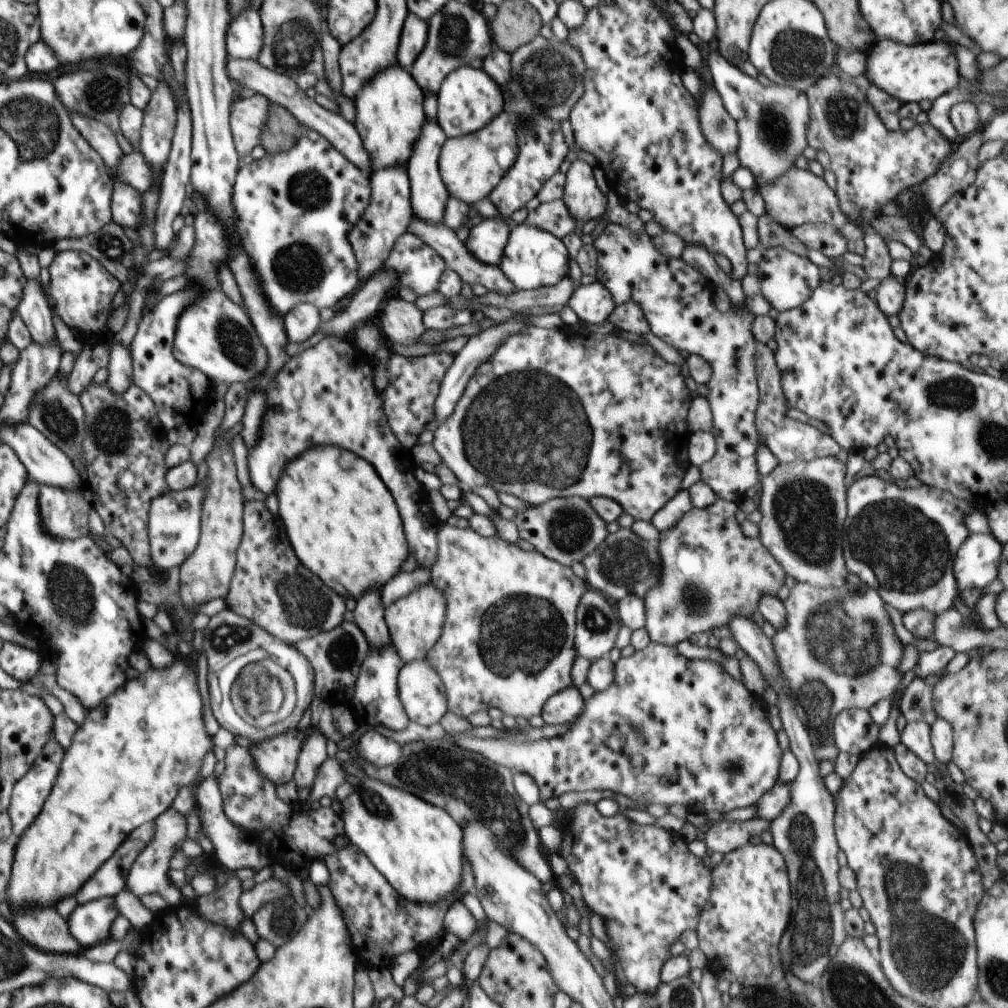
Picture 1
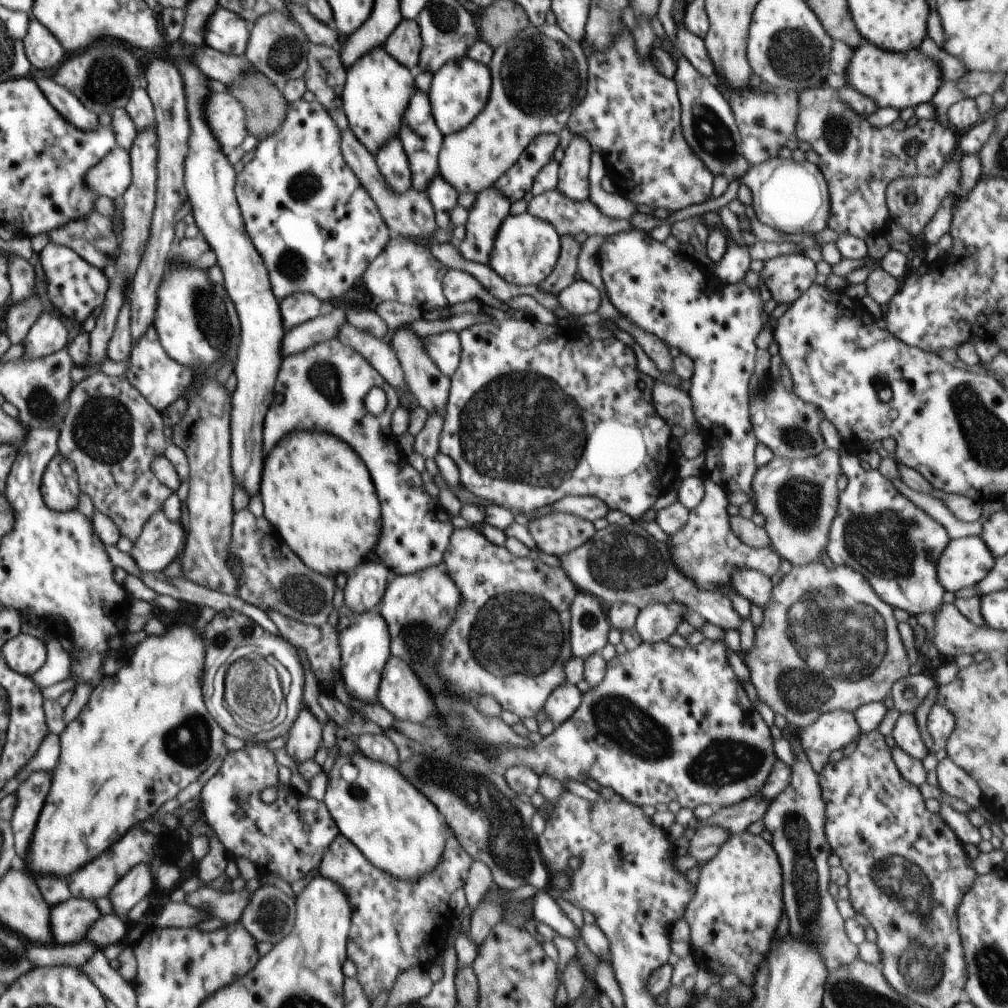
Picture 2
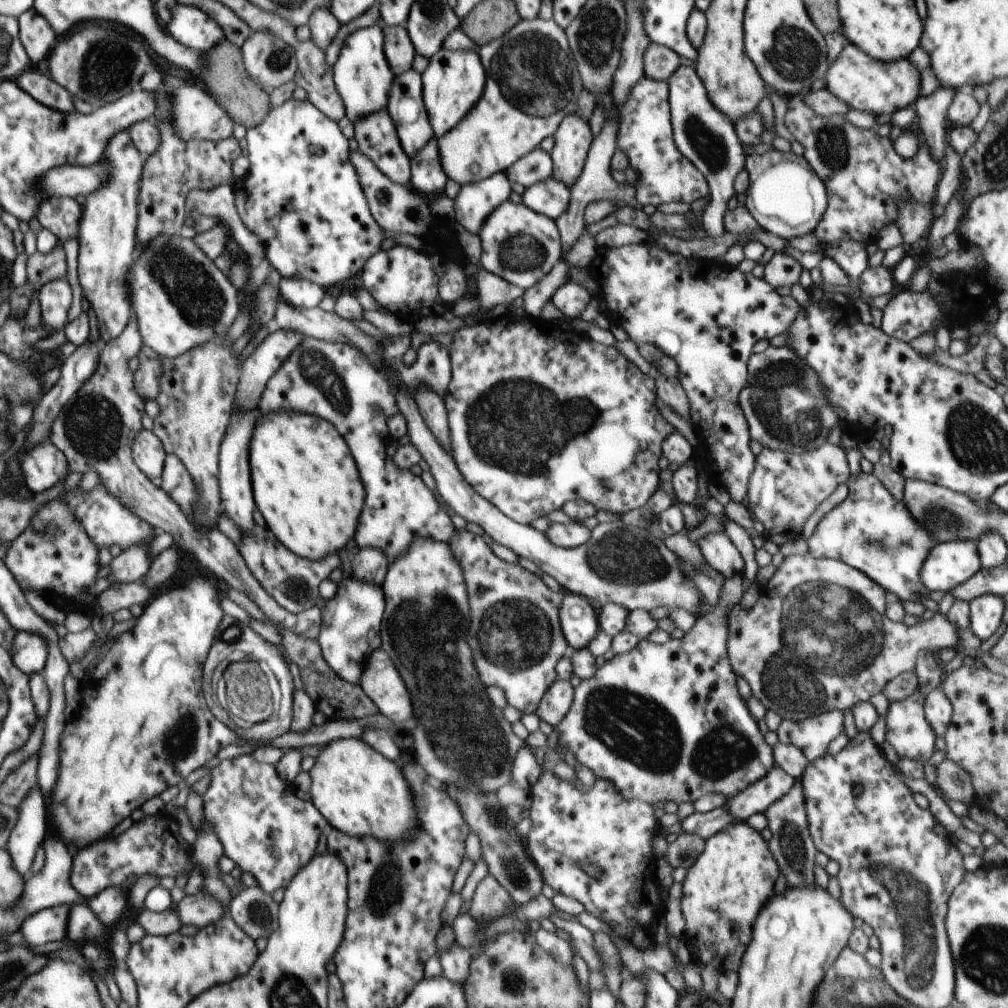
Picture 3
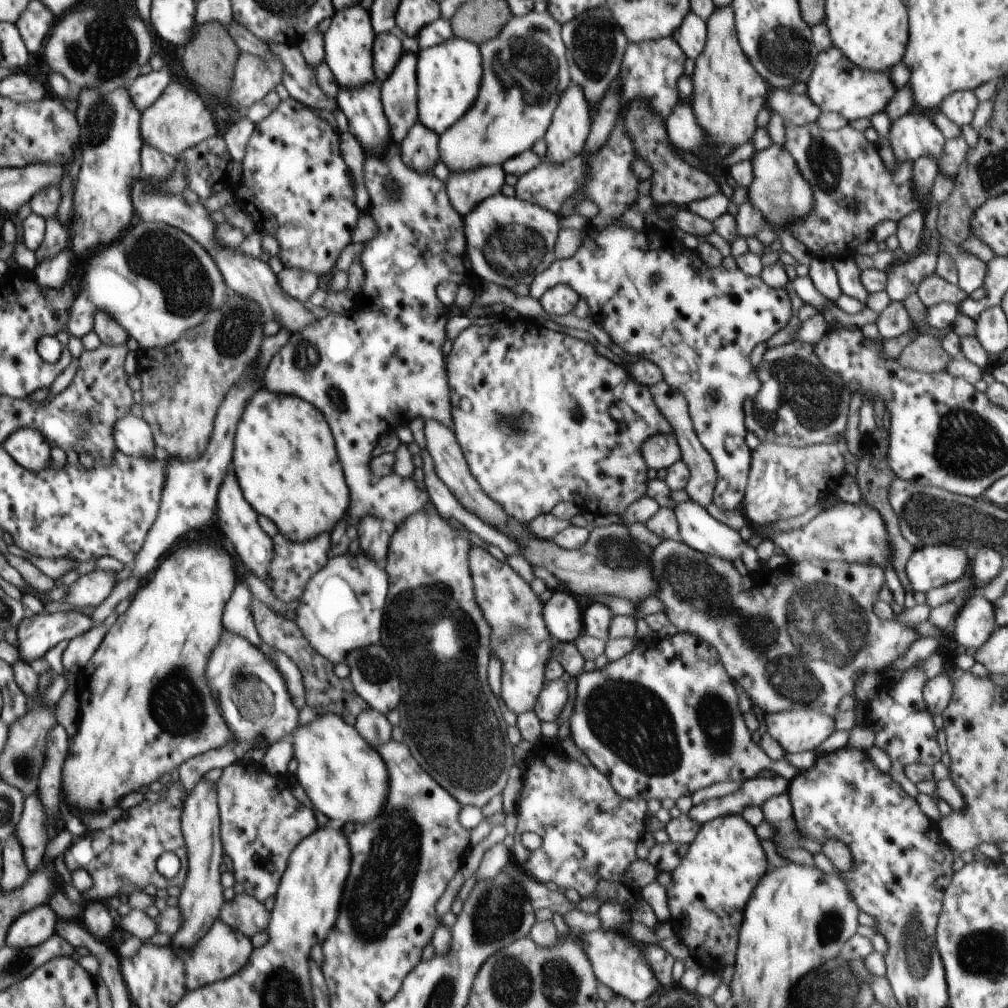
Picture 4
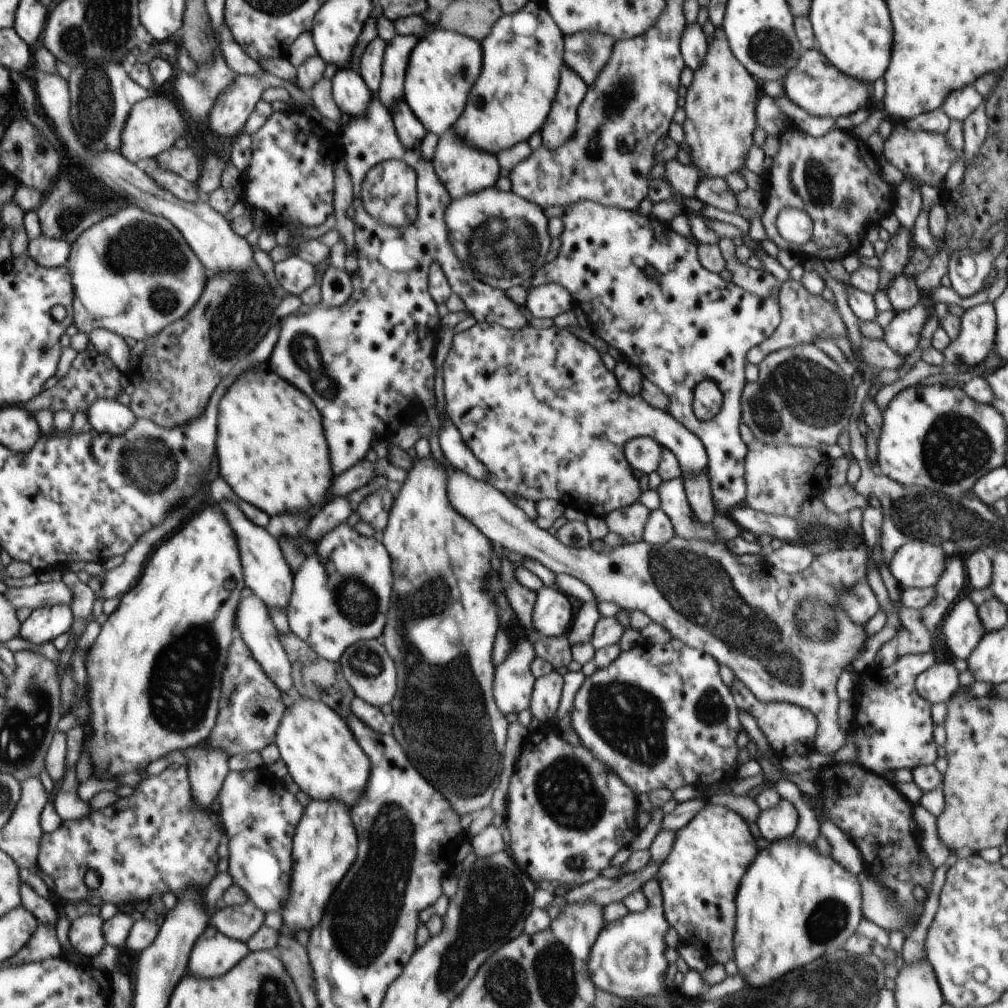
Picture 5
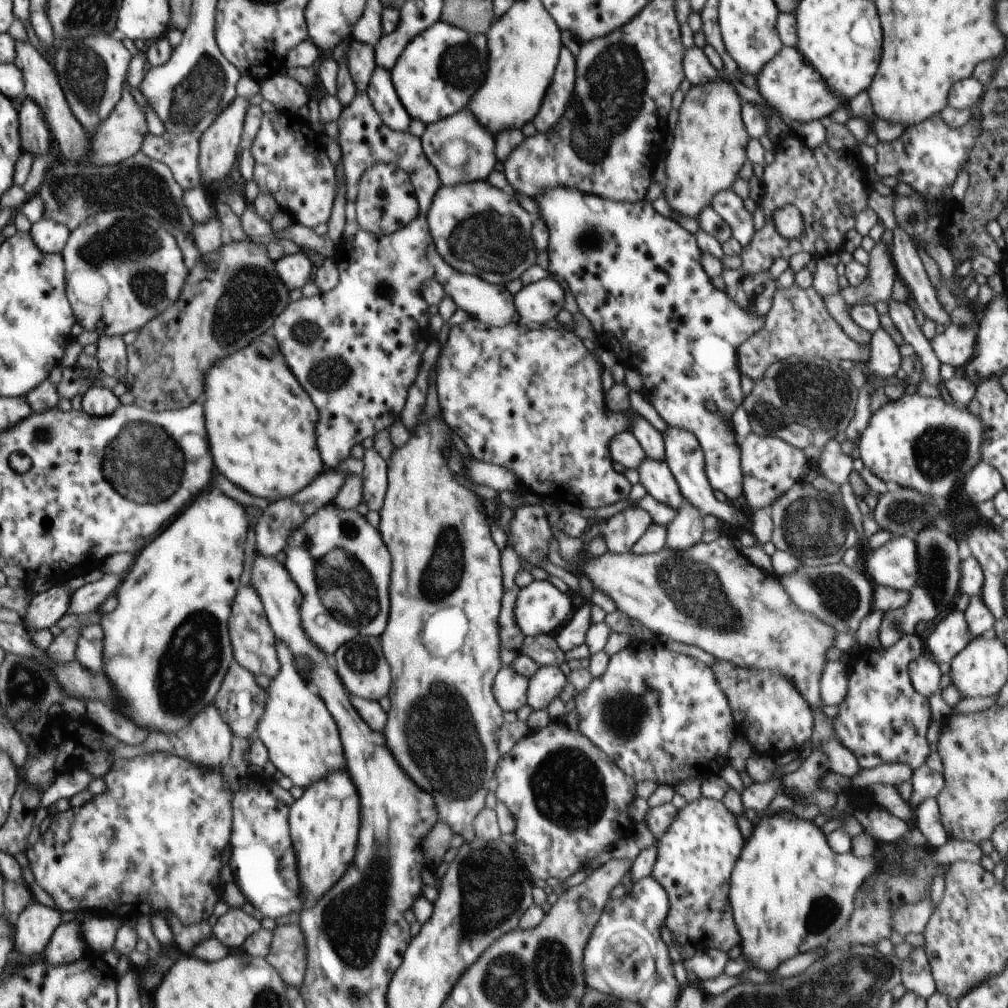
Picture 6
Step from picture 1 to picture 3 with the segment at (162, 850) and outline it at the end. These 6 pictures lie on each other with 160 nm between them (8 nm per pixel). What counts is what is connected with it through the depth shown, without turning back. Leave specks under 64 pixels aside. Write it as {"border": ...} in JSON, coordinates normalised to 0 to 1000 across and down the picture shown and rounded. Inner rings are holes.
{"border":[[[123,877],[121,881],[119,879],[108,879],[105,882],[105,887],[97,886],[97,891],[89,890],[87,899],[107,921],[113,921],[117,911],[123,907],[123,903],[128,901],[128,883],[129,879],[126,877]]]}

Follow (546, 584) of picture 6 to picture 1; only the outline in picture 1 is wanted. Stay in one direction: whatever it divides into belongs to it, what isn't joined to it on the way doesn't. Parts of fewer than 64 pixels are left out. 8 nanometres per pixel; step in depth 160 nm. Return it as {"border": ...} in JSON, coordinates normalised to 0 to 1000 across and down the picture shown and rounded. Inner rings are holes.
{"border":[[[584,583],[572,601],[570,644],[573,652],[588,658],[604,649],[617,621],[613,608],[598,589]]]}

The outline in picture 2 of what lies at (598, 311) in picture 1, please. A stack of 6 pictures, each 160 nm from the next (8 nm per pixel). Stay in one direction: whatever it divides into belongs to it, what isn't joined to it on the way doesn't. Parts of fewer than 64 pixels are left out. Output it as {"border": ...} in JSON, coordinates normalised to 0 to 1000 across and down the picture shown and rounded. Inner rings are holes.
{"border":[[[569,279],[553,292],[555,302],[569,313],[591,310],[597,302],[595,289],[583,279]]]}

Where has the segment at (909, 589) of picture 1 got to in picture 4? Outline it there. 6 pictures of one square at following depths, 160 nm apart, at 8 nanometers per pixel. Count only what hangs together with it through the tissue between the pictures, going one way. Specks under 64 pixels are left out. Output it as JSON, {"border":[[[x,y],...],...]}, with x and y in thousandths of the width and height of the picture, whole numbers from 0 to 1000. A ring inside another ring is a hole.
{"border":[[[857,495],[850,500],[833,496],[832,499],[812,509],[802,520],[786,528],[764,528],[760,530],[768,540],[774,542],[784,557],[835,557],[854,561],[877,563],[883,558],[886,546],[881,539],[879,521],[875,511]]]}

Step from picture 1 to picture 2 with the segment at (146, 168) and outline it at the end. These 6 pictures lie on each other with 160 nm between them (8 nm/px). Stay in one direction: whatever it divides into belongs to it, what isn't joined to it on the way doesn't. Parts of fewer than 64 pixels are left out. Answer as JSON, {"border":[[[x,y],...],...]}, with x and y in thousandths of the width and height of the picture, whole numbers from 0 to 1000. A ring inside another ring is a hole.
{"border":[[[115,146],[86,174],[86,184],[98,194],[123,194],[131,181],[128,149]]]}

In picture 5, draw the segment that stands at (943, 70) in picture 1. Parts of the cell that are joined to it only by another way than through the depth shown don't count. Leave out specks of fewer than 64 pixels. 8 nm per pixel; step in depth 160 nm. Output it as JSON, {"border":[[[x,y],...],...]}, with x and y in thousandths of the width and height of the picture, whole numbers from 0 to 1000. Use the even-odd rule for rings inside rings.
{"border":[[[802,49],[789,66],[777,77],[779,94],[788,103],[797,107],[802,113],[813,116],[833,117],[843,115],[850,109],[859,107],[864,99],[863,90],[866,83],[839,75],[835,70],[821,62],[818,54],[812,49]]]}

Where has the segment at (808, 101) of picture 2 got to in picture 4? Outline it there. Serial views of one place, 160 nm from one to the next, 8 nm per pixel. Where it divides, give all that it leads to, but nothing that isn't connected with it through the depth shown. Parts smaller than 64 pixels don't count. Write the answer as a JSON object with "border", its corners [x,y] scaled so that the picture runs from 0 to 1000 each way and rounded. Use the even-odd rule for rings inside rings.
{"border":[[[785,119],[779,122],[779,143],[782,151],[790,158],[790,163],[807,187],[809,203],[804,212],[791,217],[780,226],[785,233],[799,242],[808,255],[818,258],[838,257],[849,252],[849,244],[863,237],[866,226],[872,220],[894,219],[904,210],[919,208],[921,200],[915,200],[908,189],[906,165],[908,160],[891,160],[886,169],[881,168],[870,150],[869,143],[862,141],[856,131],[839,124],[833,129],[816,128],[811,121],[791,124]]]}

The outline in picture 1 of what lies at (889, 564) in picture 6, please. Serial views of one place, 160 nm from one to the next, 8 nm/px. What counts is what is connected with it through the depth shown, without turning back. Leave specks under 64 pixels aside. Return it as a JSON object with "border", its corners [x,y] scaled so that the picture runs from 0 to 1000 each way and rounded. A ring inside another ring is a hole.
{"border":[[[964,529],[949,546],[945,566],[951,585],[975,584],[989,574],[995,540],[984,530]]]}

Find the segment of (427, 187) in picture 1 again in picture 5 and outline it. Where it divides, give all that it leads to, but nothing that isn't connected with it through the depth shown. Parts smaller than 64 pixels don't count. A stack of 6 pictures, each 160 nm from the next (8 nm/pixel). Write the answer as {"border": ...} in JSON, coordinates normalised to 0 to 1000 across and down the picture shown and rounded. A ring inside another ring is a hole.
{"border":[[[393,35],[385,44],[379,63],[379,79],[373,97],[387,110],[402,99],[401,80],[409,49],[415,37]]]}

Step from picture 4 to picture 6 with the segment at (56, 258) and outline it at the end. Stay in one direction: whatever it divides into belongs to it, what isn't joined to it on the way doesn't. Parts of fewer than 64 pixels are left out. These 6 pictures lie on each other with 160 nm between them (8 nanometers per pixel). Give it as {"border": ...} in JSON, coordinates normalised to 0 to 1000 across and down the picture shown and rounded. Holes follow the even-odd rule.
{"border":[[[42,216],[37,221],[31,222],[29,233],[37,245],[48,252],[62,252],[67,242],[68,225],[58,222],[53,218]]]}

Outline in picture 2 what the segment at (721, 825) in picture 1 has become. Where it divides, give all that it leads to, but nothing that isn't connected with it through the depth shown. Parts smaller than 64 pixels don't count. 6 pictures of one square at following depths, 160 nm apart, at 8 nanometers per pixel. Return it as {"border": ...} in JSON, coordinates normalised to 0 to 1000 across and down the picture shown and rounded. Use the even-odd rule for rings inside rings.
{"border":[[[698,818],[689,824],[683,848],[697,857],[710,849],[714,840],[726,829],[718,820],[712,818]]]}

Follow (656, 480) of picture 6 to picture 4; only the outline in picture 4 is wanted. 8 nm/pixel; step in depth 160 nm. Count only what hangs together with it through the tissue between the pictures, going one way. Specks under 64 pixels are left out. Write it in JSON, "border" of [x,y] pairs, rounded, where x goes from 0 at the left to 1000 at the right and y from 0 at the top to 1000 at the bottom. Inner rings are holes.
{"border":[[[688,497],[674,498],[668,507],[674,520],[675,536],[681,539],[686,545],[699,551],[724,557],[725,559],[730,554],[735,554],[744,568],[749,568],[756,563],[751,546],[740,542],[740,538],[734,533],[733,527],[726,526],[723,522],[710,516],[697,502]]]}

